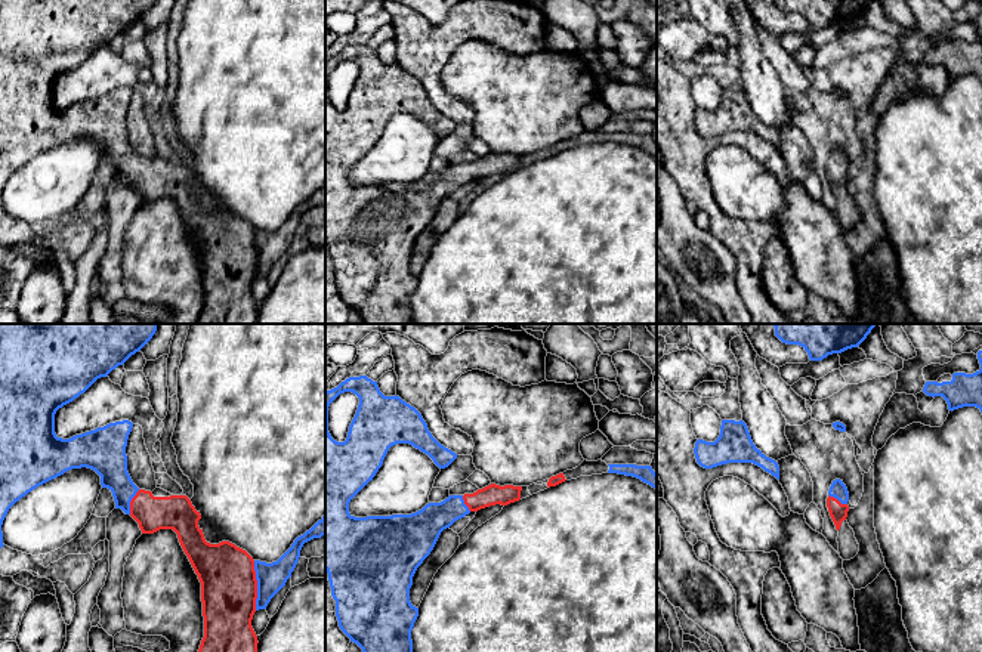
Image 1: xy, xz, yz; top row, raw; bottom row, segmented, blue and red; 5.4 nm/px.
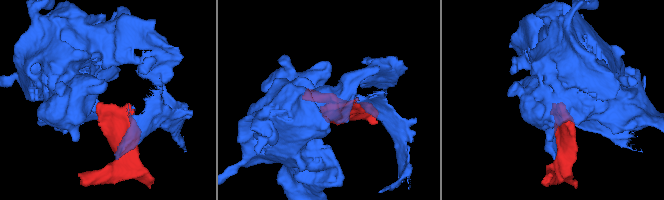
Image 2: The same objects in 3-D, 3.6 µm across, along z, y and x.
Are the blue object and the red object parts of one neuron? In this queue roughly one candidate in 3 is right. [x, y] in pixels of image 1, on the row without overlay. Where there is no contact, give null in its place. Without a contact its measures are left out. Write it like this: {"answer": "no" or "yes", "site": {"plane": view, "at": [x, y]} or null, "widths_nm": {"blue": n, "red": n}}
{"answer": "yes", "site": {"plane": "xy", "at": [258, 255]}, "widths_nm": {"blue": 160, "red": 300}}

